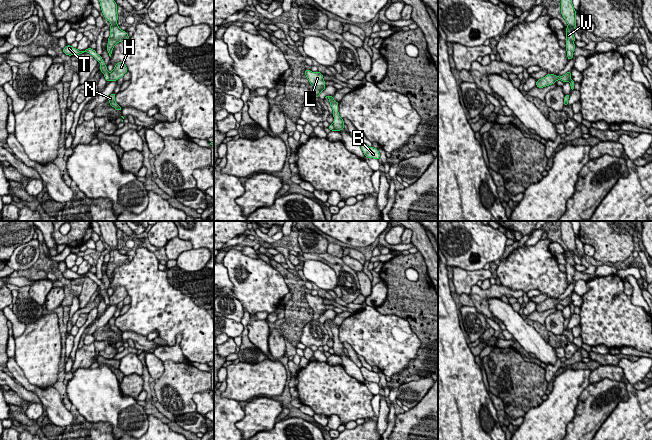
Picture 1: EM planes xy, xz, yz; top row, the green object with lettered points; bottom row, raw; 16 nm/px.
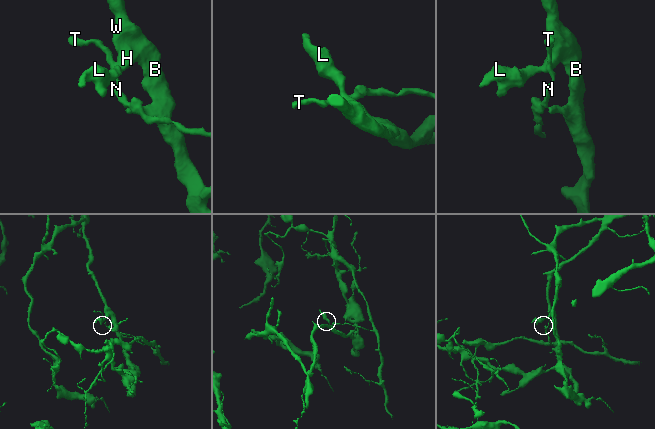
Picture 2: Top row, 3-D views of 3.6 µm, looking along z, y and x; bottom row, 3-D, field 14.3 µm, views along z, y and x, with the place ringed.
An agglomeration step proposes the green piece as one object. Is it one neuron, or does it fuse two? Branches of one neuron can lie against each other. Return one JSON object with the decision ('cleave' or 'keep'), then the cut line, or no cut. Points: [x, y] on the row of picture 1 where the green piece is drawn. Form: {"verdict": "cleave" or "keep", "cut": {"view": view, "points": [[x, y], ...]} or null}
{"verdict": "cleave", "cut": {"view": "xy", "points": [[108, 74], [110, 80]]}}

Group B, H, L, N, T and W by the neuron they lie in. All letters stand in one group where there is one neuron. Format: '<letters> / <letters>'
B H L W / N T

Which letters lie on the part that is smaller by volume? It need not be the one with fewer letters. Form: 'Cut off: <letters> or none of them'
Cut off: N, T

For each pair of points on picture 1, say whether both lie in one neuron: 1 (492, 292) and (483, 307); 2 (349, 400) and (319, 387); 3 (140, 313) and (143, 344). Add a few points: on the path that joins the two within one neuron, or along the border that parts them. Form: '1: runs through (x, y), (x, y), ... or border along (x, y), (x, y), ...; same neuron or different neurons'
1: runs through (488, 295), (483, 300), (483, 303); same neuron
2: runs through (344, 392), (339, 387), (327, 387); same neuron
3: border along (122, 331), (133, 331), (146, 336); different neurons

